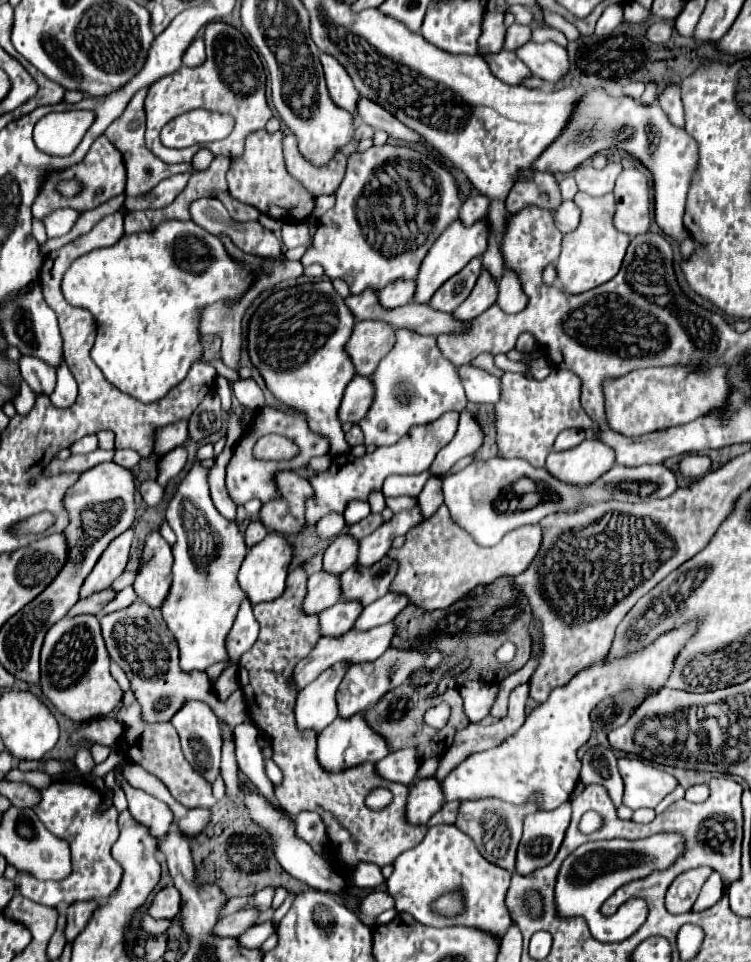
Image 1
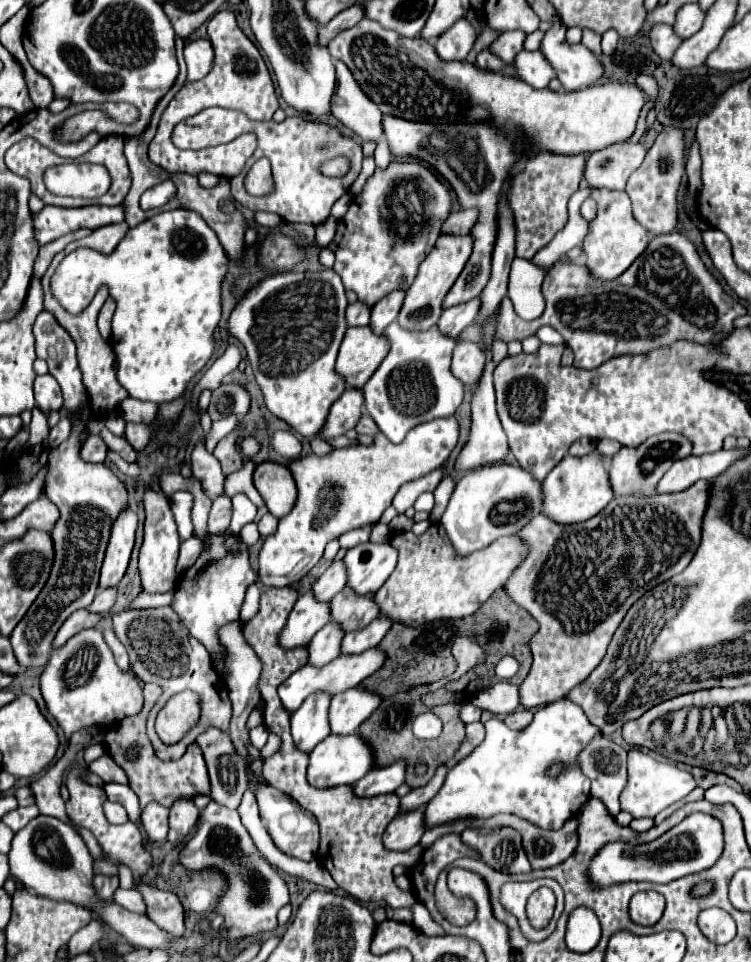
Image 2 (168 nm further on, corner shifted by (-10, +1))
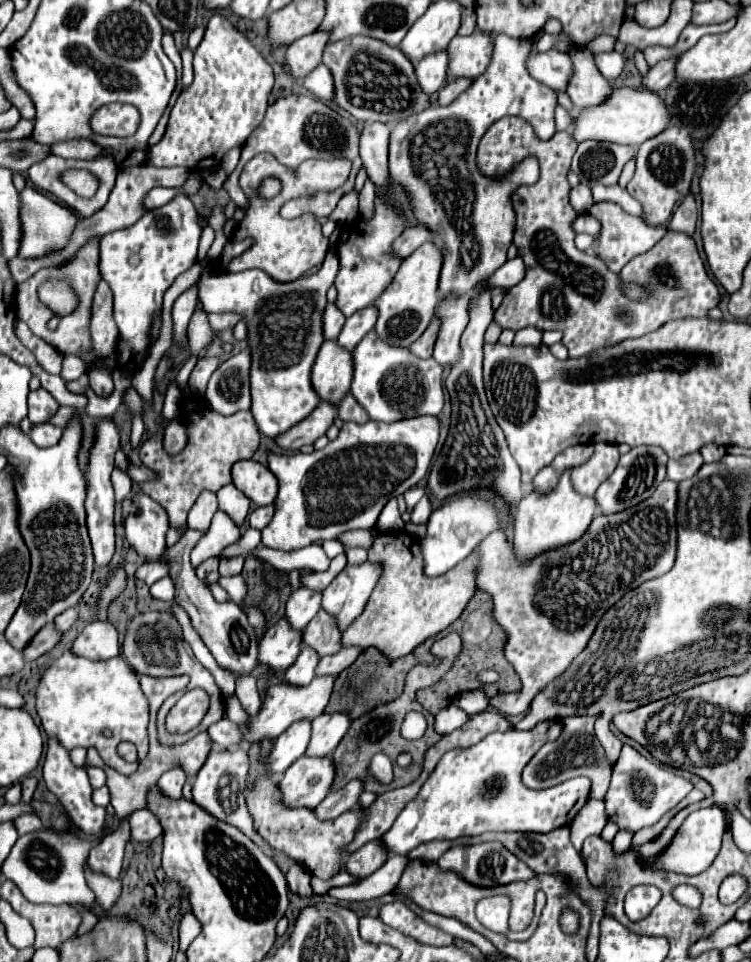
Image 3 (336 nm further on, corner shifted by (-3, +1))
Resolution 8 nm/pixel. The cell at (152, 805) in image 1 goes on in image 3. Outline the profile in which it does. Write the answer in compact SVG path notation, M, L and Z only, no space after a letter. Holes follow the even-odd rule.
M147 809L135 811L129 819L131 823L131 837L135 841L153 841L161 835L161 825L157 823L157 817L151 815Z

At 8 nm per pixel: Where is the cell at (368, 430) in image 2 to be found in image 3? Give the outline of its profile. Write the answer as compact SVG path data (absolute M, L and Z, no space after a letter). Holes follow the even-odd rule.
M347 393L347 395L341 399L341 403L339 403L339 407L337 407L337 415L341 417L341 421L365 423L365 421L369 419L369 415L365 413L365 409L361 409L361 405L357 403L357 399L355 399L351 393Z

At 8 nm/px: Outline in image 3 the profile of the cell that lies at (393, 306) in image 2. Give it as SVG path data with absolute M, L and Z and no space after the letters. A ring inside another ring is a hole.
M365 307L357 313L353 313L353 317L349 317L337 337L337 343L347 349L353 351L353 345L357 345L357 341L361 341L361 337L365 337L365 333L369 333L373 329L377 321L377 309L373 307Z

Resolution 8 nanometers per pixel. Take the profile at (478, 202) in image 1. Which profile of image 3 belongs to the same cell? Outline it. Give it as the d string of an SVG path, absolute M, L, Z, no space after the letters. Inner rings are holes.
M415 225L415 227L407 227L395 241L393 241L393 255L397 257L409 257L419 245L423 245L425 241L431 241L431 233L429 229Z

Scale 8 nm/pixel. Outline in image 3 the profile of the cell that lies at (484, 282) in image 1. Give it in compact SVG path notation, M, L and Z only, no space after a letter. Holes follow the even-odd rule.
M437 319L431 321L431 325L425 329L425 333L413 343L409 345L409 351L419 357L419 359L429 359L433 355L433 341L435 341L435 335L437 335Z

